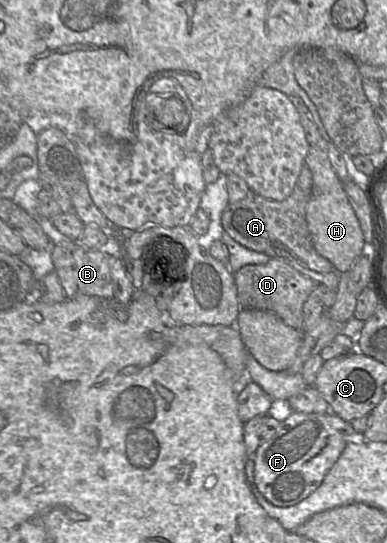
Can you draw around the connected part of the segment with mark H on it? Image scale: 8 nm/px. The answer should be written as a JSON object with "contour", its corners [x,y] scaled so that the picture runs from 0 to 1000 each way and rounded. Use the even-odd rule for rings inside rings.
{"contour":[[[804,267],[786,302],[806,320],[804,359],[791,379],[791,409],[806,449],[822,468],[863,490],[868,501],[897,501],[941,455],[928,407],[899,372],[886,337],[855,308],[845,280],[822,267]]]}

